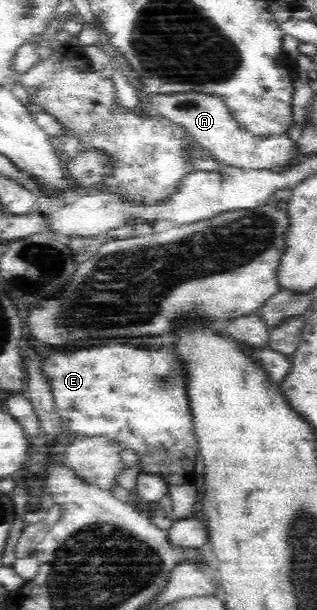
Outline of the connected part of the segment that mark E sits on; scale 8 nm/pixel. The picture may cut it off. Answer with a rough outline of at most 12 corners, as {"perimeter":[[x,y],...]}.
{"perimeter":[[179,344],[38,366],[73,438],[168,489],[200,450]]}

